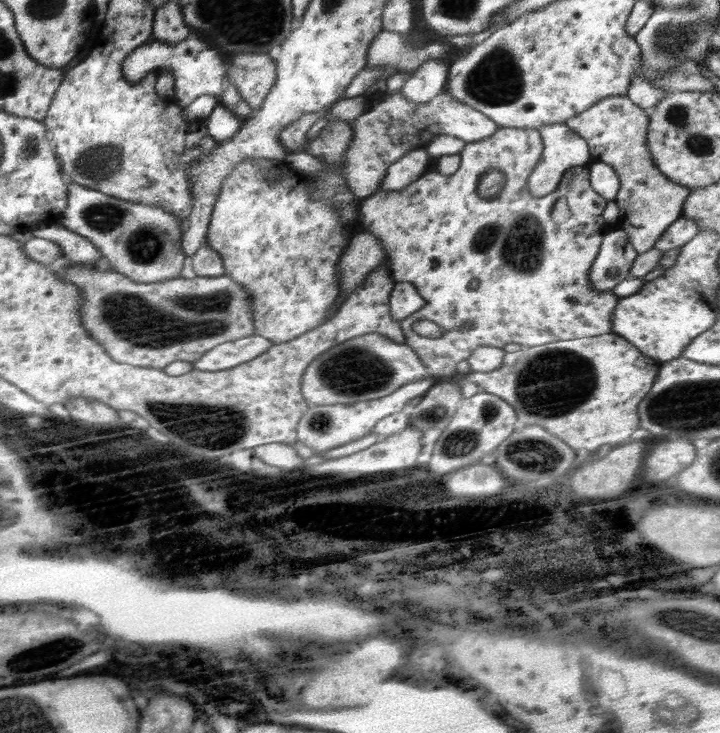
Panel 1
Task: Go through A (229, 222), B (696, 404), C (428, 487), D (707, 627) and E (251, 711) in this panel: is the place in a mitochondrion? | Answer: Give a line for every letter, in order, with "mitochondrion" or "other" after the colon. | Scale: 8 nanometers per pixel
A: other
B: mitochondrion
C: other
D: mitochondrion
E: other

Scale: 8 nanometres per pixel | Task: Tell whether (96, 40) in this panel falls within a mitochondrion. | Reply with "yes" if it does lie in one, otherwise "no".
no

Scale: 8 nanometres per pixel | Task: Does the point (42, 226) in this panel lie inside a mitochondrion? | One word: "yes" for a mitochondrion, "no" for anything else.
no

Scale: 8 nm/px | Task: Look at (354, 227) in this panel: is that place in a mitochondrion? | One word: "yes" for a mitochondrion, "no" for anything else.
no

